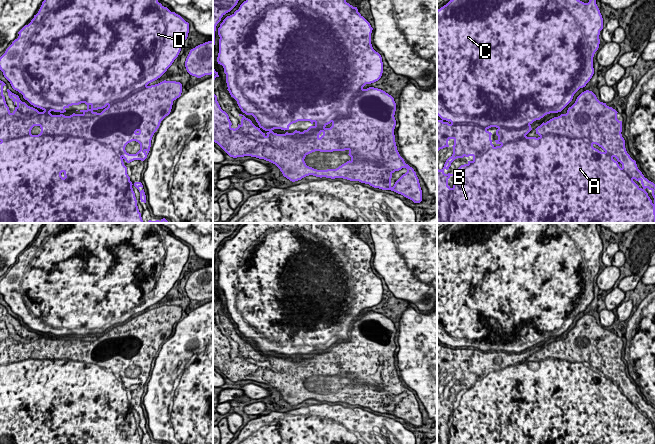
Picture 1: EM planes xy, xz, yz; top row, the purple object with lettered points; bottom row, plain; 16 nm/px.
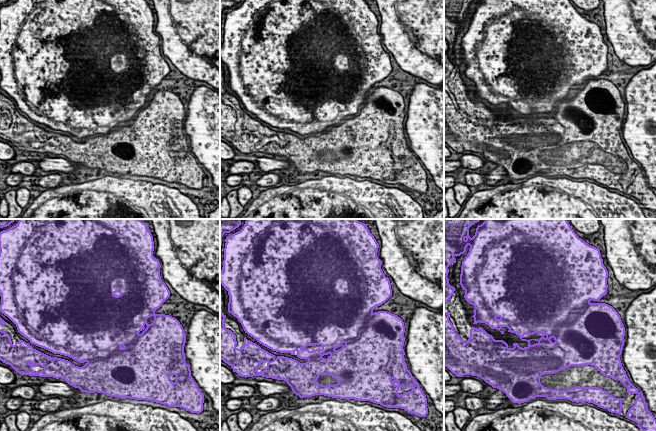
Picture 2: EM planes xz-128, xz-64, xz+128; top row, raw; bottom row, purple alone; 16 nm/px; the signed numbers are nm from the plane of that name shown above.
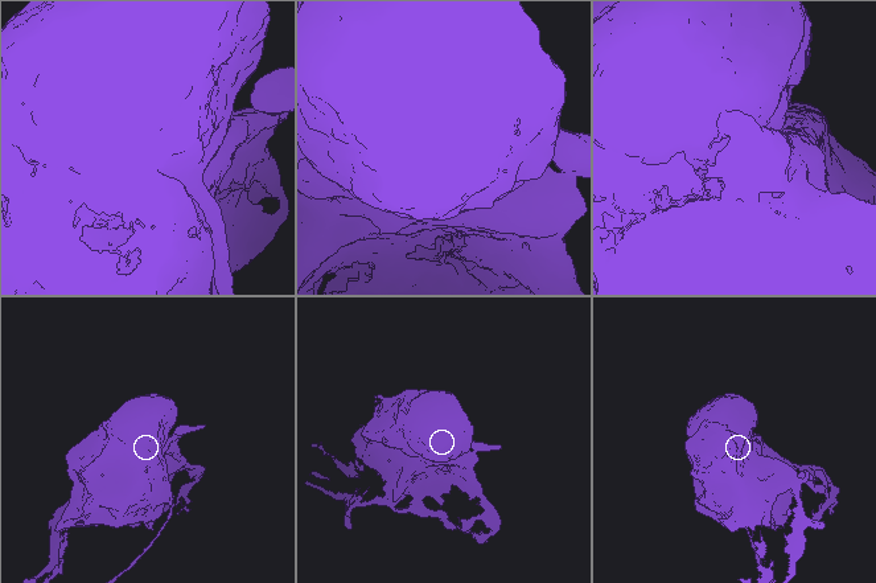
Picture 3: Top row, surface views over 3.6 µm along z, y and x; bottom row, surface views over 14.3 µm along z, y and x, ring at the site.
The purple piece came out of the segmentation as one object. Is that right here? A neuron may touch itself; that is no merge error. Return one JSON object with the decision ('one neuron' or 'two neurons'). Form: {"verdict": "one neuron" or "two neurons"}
{"verdict": "two neurons"}

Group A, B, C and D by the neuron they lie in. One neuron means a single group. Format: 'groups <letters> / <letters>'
groups A B / C D

